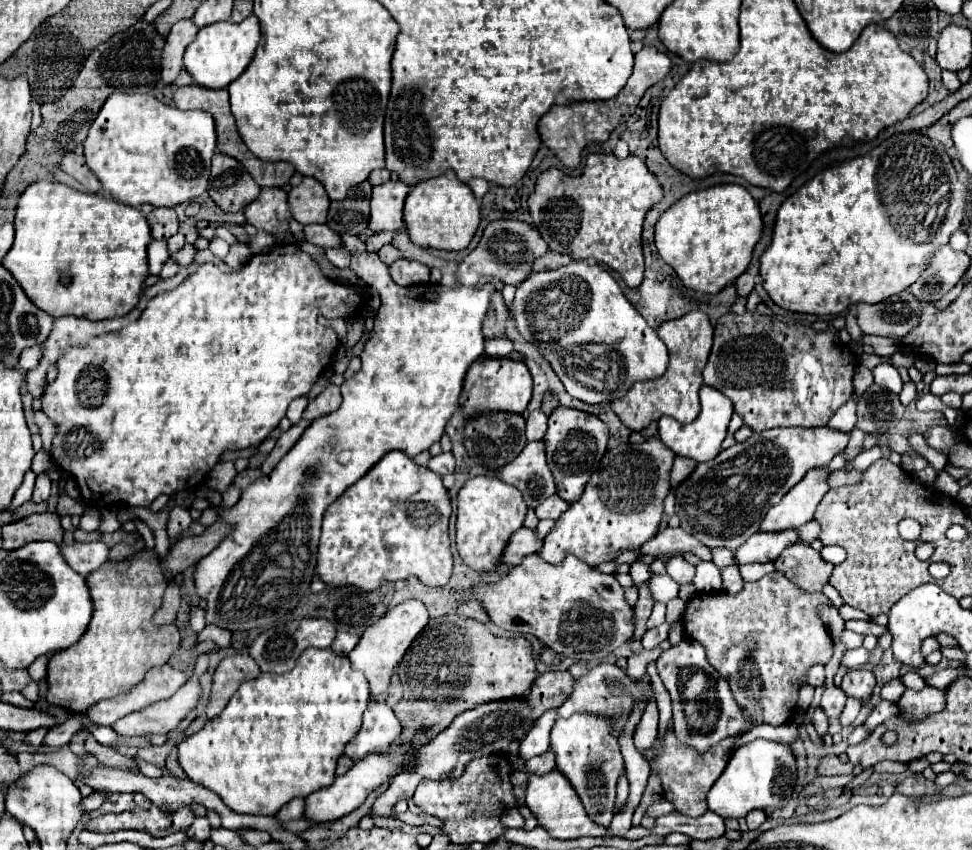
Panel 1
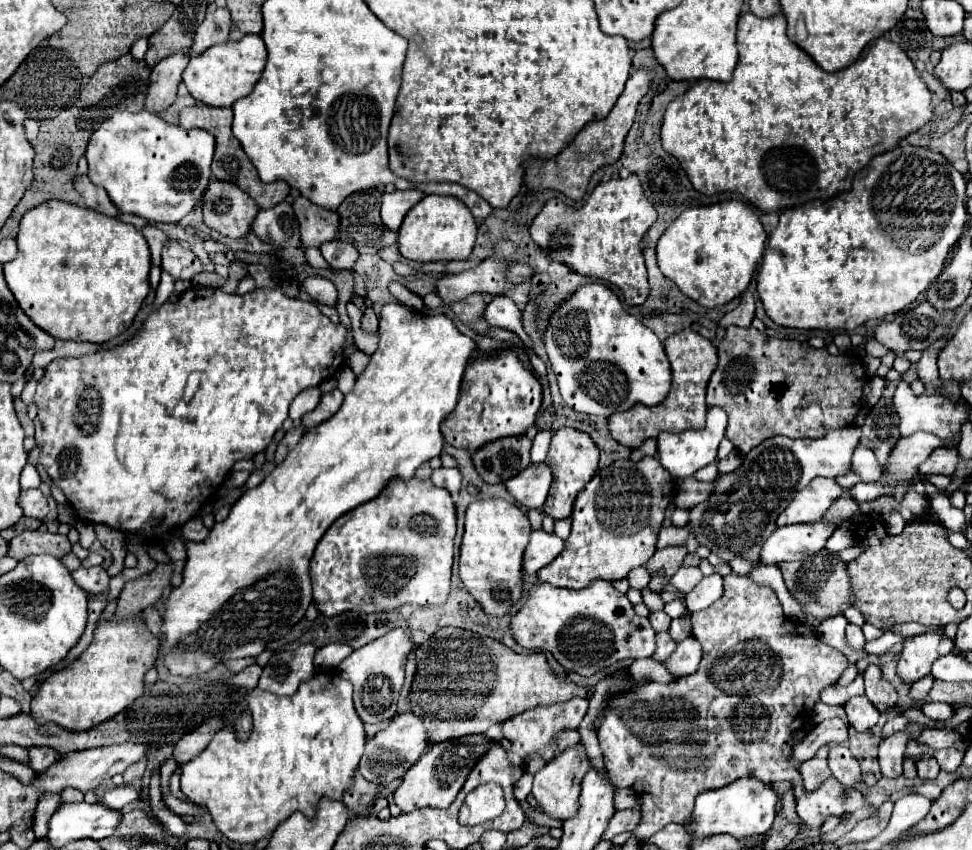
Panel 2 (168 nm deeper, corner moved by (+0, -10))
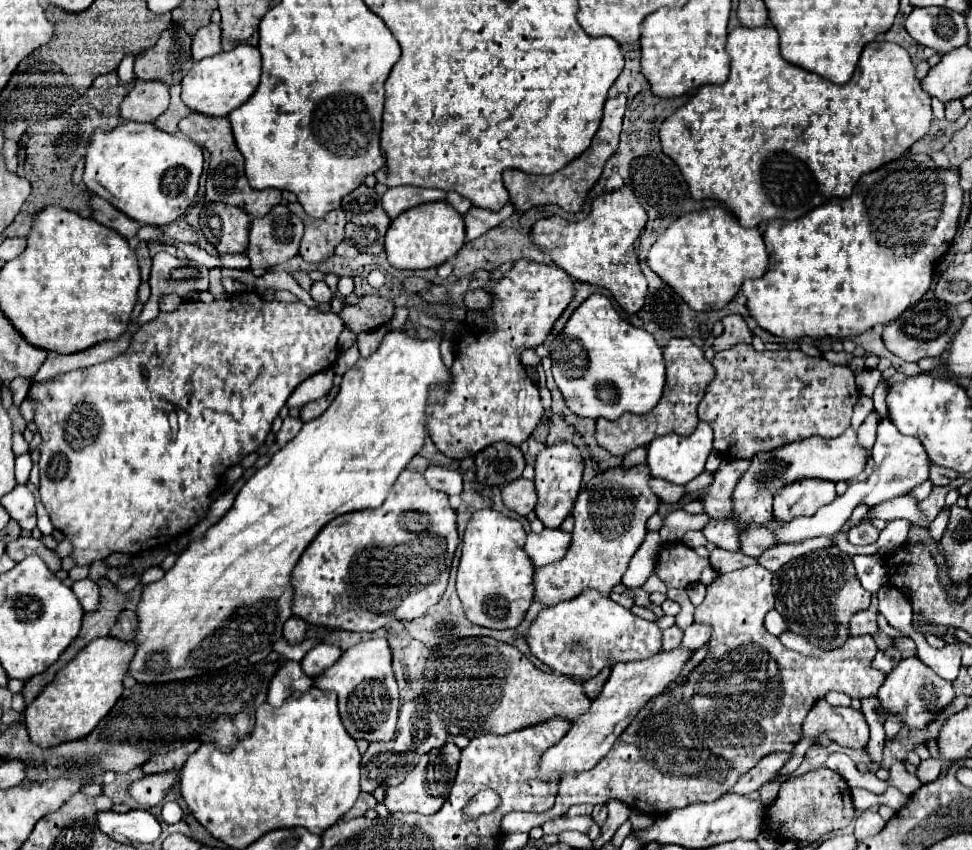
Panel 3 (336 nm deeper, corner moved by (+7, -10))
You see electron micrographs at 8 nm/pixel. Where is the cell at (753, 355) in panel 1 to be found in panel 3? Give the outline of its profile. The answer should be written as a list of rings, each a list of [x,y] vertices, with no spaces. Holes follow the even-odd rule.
[[[737,343],[729,349],[725,349],[725,351],[715,353],[711,363],[715,367],[715,377],[707,387],[707,393],[705,393],[703,401],[699,403],[699,419],[707,421],[713,427],[713,431],[715,431],[713,447],[727,459],[751,459],[751,455],[755,455],[755,451],[775,449],[775,447],[781,447],[781,445],[787,445],[787,443],[793,443],[793,441],[801,441],[801,439],[813,437],[813,435],[837,437],[851,425],[851,413],[853,413],[853,407],[859,399],[859,389],[857,389],[857,383],[855,383],[855,373],[847,365],[833,365],[833,363],[825,361],[823,357],[809,357],[799,349],[795,349],[795,351],[755,351],[753,345],[749,345],[749,343]]]

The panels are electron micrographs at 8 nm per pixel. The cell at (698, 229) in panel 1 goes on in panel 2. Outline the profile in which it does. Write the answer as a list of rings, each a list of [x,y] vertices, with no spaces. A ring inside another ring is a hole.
[[[722,201],[708,207],[690,207],[660,237],[656,247],[656,259],[660,271],[668,279],[672,279],[682,293],[686,293],[690,299],[704,307],[718,307],[730,303],[734,297],[744,293],[758,261],[762,259],[766,237],[768,235],[760,219],[754,215],[752,207],[742,201]]]

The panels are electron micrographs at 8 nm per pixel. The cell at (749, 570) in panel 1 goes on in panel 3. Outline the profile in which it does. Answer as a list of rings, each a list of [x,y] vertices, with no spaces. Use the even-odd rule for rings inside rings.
[[[851,427],[835,439],[811,437],[787,443],[785,447],[777,447],[773,451],[757,453],[751,459],[751,467],[743,473],[743,477],[733,489],[733,515],[729,519],[709,519],[709,523],[703,527],[705,539],[713,541],[719,549],[731,553],[741,551],[739,533],[745,531],[747,525],[769,527],[773,523],[773,497],[777,491],[805,477],[819,477],[827,481],[851,481],[865,469],[867,455],[869,453],[857,445],[857,435]]]

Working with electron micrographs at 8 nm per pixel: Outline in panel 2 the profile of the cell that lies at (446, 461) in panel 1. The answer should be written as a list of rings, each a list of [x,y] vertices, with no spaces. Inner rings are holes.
[[[446,467],[434,469],[430,479],[432,479],[432,483],[434,483],[436,487],[448,489],[450,493],[458,493],[458,491],[460,491],[462,475],[460,475],[460,471],[458,471],[458,469],[446,469]]]

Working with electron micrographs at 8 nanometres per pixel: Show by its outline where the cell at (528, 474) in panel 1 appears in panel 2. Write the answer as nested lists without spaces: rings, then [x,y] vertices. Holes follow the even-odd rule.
[[[546,463],[528,465],[526,471],[518,473],[514,479],[506,481],[508,493],[528,509],[542,509],[548,489],[552,483],[552,473]]]

